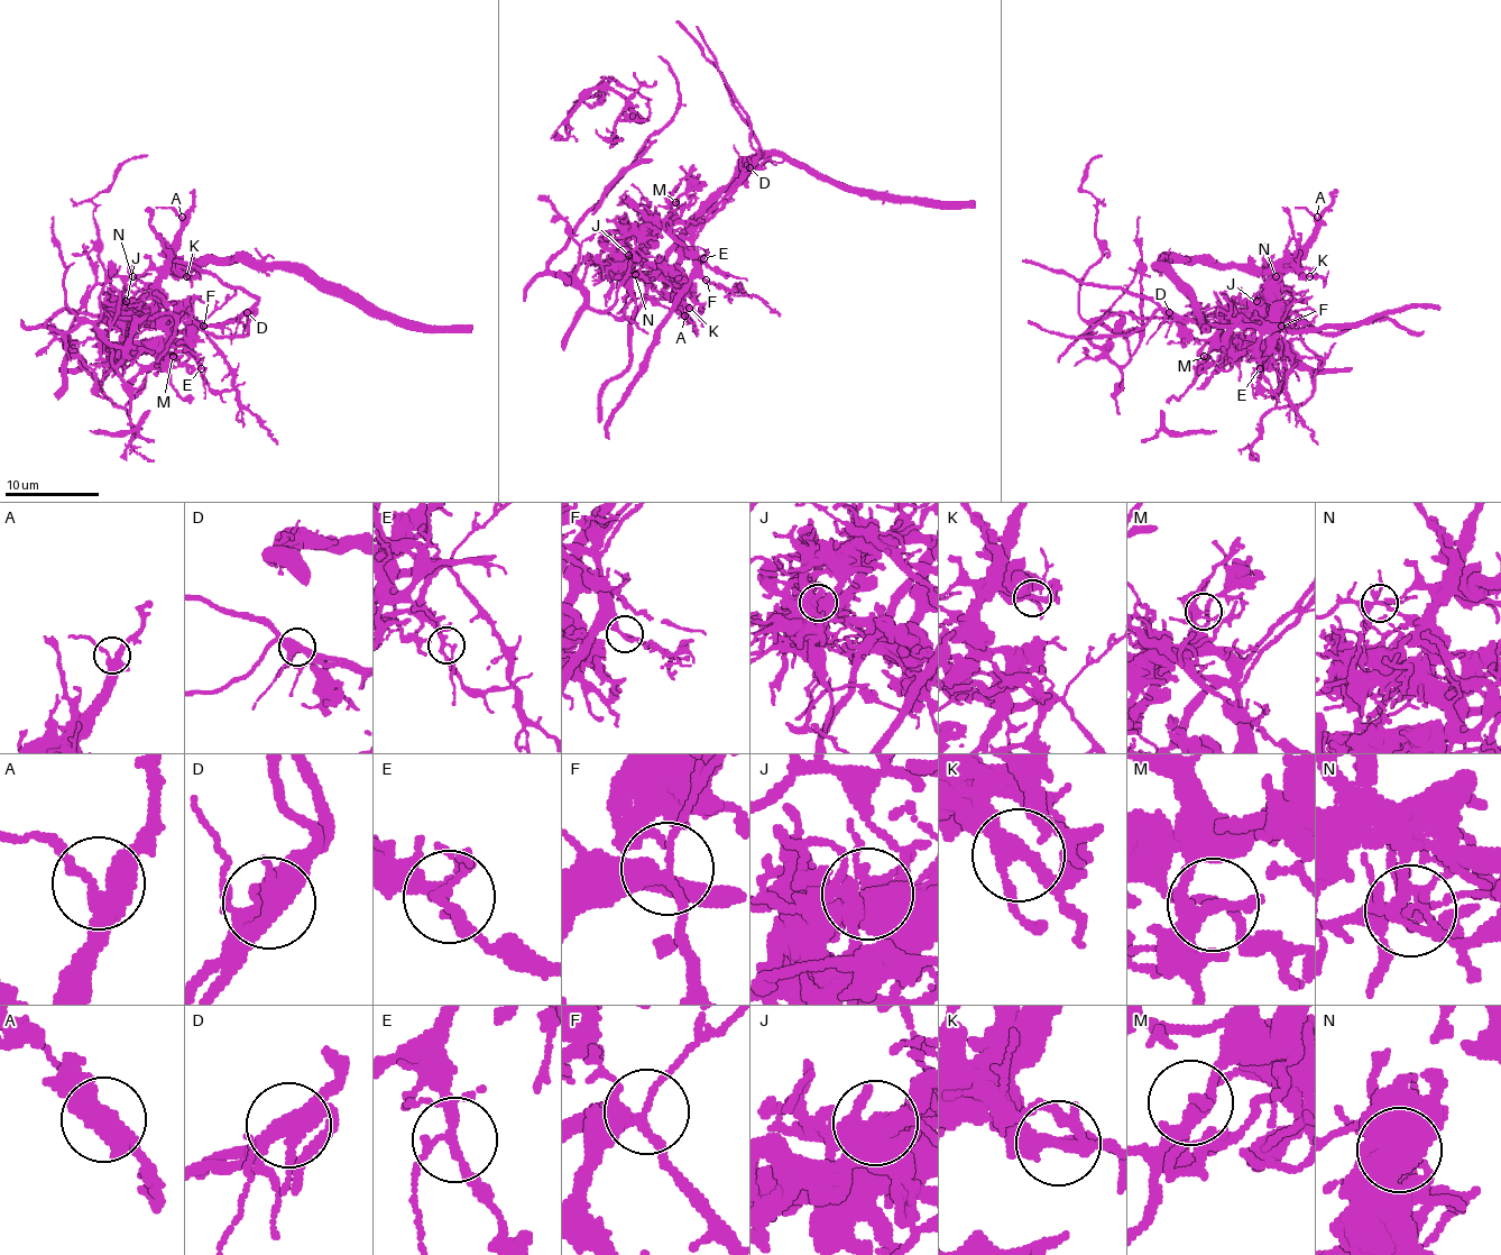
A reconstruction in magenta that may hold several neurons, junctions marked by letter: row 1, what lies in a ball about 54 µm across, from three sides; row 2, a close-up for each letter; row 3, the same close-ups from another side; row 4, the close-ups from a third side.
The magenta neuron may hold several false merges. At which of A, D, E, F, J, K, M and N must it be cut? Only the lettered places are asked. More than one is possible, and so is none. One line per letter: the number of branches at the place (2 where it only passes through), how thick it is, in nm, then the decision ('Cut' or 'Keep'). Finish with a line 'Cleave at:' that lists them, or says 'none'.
A: Branches: 4. Thickness 360 nm. Keep
D: Branches: 3. Thickness 420 nm. Cut
E: Branches: 5. Thickness 200 nm. Keep
F: Branches: 3. Thickness 240 nm. Keep
J: Branches: 4. Thickness 500 nm. Cut
K: Branches: 3. Thickness 240 nm. Keep
M: Branches: 3. Thickness 220 nm. Keep
N: Branches: 6. Thickness 260 nm. Cut
Cleave at: D, J, N

